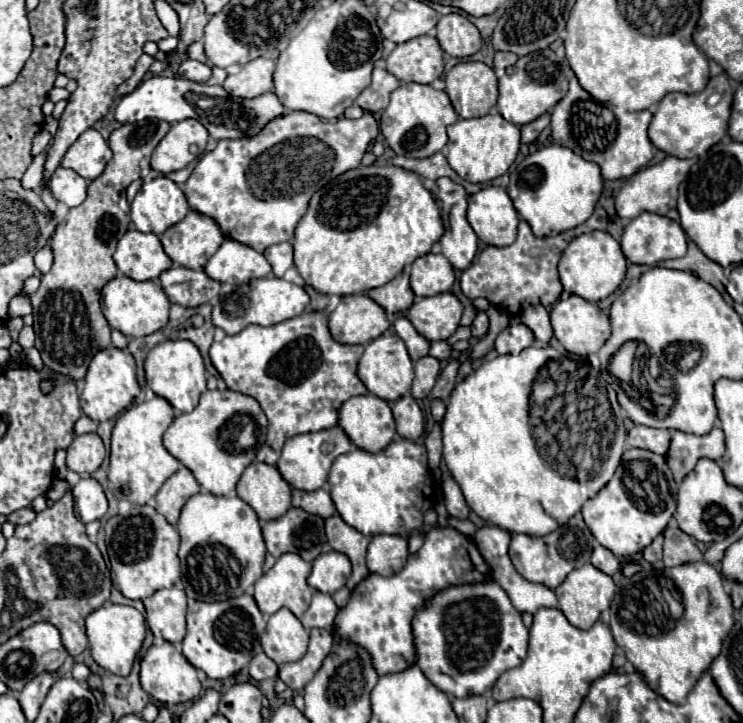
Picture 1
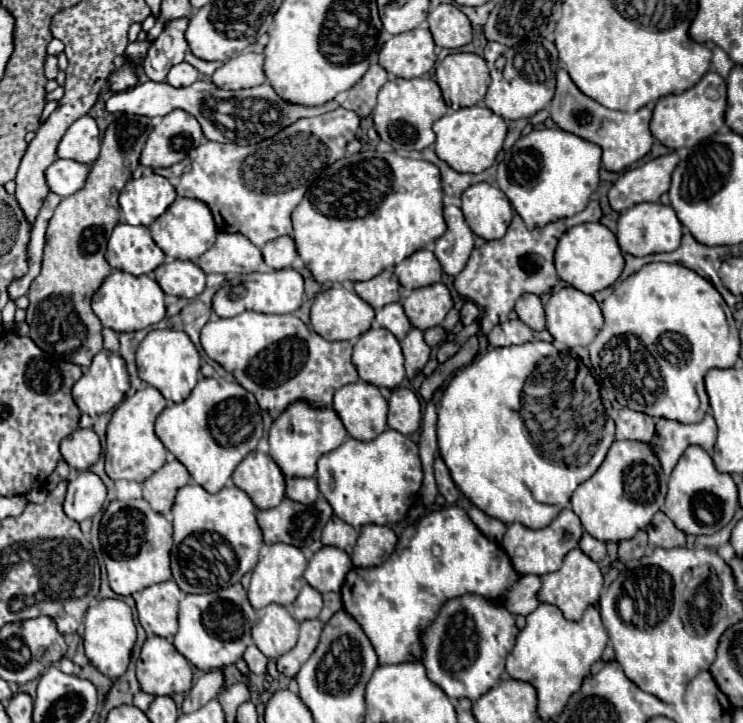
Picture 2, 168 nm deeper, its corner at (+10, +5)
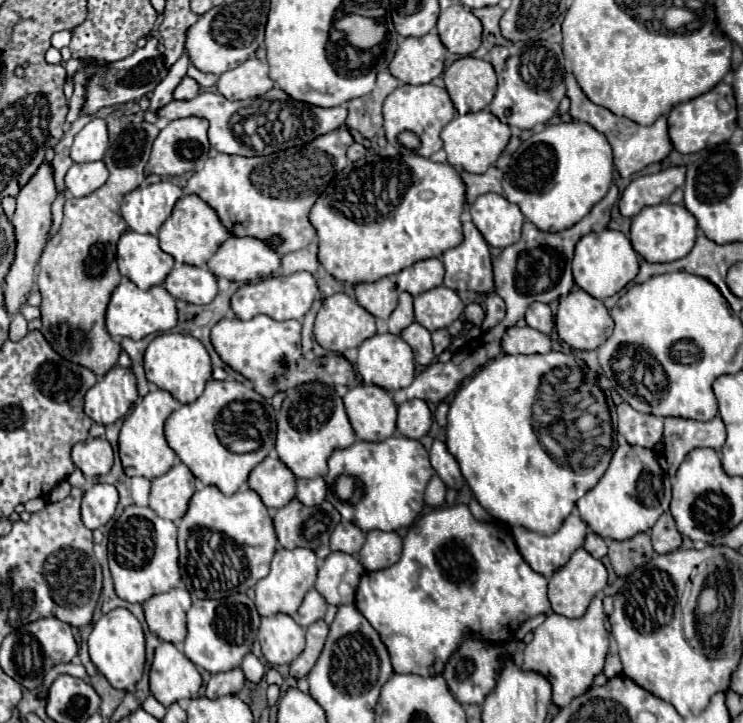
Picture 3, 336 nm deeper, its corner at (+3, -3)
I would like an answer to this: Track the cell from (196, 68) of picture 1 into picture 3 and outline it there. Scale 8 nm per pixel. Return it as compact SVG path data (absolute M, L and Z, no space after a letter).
M185 76L183 80L181 80L181 84L175 88L175 92L173 92L173 98L175 100L191 100L191 98L195 98L197 94L199 94L199 84L193 80L193 78L189 78L189 76Z

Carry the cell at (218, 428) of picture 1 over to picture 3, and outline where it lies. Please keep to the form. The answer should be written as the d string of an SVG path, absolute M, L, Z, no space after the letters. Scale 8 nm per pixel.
M209 380L205 392L195 402L171 412L165 420L165 438L195 478L231 496L247 482L249 472L275 448L273 416L271 404L253 388L237 380Z

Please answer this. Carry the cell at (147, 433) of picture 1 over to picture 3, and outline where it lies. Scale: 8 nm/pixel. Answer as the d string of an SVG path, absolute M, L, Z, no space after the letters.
M167 390L149 392L143 400L139 400L133 406L133 412L125 418L121 434L119 434L119 456L121 456L127 476L143 476L143 478L153 480L157 476L163 476L175 464L177 454L169 448L165 440L163 424L167 416L179 406L181 404Z

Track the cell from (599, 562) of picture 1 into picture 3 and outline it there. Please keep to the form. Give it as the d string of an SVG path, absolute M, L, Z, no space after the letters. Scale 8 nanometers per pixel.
M587 532L587 538L585 538L585 544L583 544L583 548L593 556L593 558L603 558L605 554L607 554L607 542L599 536L599 534L595 534L595 532Z

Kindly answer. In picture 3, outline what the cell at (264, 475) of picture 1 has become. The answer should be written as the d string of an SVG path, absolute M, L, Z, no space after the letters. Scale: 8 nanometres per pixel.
M267 456L249 474L249 488L261 496L267 508L279 508L295 496L295 476L277 456Z

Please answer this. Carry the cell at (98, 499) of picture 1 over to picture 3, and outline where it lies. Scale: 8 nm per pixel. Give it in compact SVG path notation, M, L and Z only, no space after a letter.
M97 482L83 494L83 504L81 504L81 514L83 522L89 530L103 528L115 514L119 502L117 488L111 484Z

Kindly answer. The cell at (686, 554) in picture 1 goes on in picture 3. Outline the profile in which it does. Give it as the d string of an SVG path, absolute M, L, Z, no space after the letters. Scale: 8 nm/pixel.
M665 512L657 524L651 528L651 540L657 554L669 554L681 546L681 534L677 532L675 520L669 512Z

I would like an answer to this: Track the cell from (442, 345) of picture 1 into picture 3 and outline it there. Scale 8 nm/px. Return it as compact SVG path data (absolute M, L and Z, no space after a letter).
M435 330L431 336L433 336L433 348L435 348L435 354L437 354L437 356L439 356L443 350L449 348L451 336L449 336L447 330Z

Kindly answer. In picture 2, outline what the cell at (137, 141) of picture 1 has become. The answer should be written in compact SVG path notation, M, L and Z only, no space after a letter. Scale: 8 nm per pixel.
M120 116L106 128L104 138L102 138L100 158L92 164L84 188L68 198L62 198L62 202L54 210L54 216L50 218L50 224L46 230L42 272L34 278L34 282L28 290L30 306L26 310L26 322L30 326L30 338L46 354L64 358L80 368L88 368L94 354L98 354L102 350L102 334L100 334L102 324L96 318L96 314L92 312L90 300L92 300L92 294L104 282L104 278L110 274L110 264L106 262L104 252L106 252L108 236L112 234L114 226L120 222L120 210L112 204L112 201L118 201L119 194L117 199L116 197L112 199L112 192L120 192L118 188L124 188L124 184L130 180L133 171L140 164L142 146L150 132L152 132L152 120L146 116Z

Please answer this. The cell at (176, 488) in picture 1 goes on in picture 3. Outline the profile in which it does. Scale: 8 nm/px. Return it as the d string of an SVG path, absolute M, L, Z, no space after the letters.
M177 462L169 472L151 480L149 508L167 520L179 520L189 506L189 500L195 492L195 476L191 470Z

